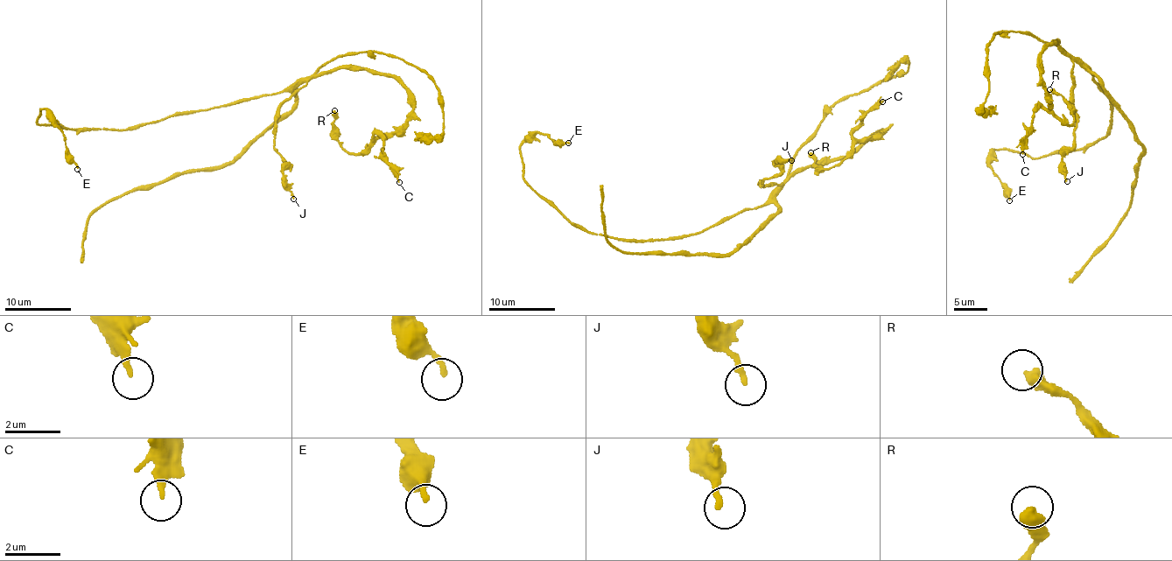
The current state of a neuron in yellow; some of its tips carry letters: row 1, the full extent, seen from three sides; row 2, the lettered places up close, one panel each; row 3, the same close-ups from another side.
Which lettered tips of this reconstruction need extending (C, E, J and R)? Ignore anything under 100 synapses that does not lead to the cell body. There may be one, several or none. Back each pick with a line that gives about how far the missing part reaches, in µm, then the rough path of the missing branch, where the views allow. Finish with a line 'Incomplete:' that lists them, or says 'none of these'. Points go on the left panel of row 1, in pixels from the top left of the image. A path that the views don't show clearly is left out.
Incomplete: none of these

